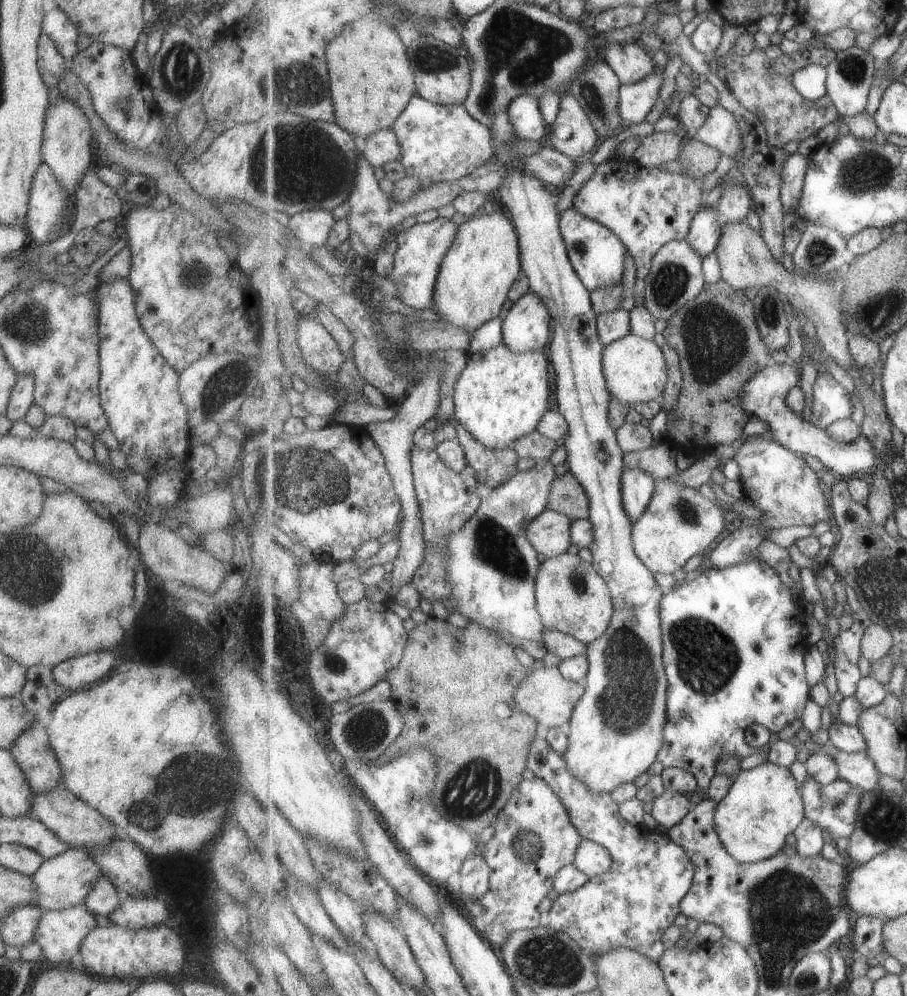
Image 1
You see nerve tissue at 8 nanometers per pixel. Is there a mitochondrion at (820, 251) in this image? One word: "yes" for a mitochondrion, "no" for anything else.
yes

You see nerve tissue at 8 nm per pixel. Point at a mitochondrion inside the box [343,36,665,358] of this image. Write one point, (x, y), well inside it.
(432, 61)

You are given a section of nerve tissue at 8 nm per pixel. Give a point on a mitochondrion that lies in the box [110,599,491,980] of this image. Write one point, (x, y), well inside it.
(198, 779)

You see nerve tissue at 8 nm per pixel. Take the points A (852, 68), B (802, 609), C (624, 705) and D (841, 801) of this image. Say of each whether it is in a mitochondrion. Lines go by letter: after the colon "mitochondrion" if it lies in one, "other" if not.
A: mitochondrion
B: other
C: mitochondrion
D: mitochondrion

